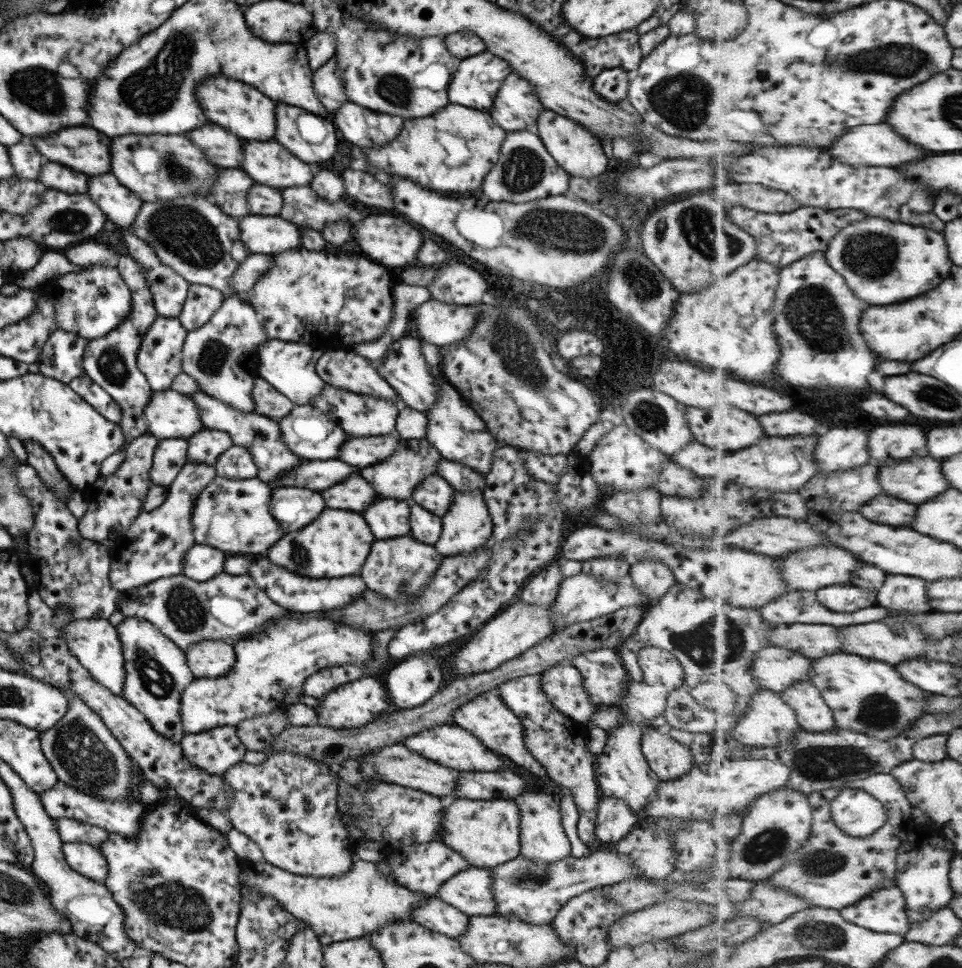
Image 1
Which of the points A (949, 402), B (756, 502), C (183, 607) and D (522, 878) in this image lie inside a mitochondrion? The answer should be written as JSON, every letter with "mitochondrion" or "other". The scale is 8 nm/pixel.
{"A":"mitochondrion","B":"other","C":"mitochondrion","D":"mitochondrion"}

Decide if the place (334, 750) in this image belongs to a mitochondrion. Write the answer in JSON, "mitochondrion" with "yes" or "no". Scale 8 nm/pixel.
{"mitochondrion":"no"}

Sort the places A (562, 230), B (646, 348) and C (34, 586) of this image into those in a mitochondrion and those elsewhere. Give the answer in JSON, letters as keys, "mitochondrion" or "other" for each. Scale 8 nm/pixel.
{"A":"mitochondrion","B":"other","C":"other"}

